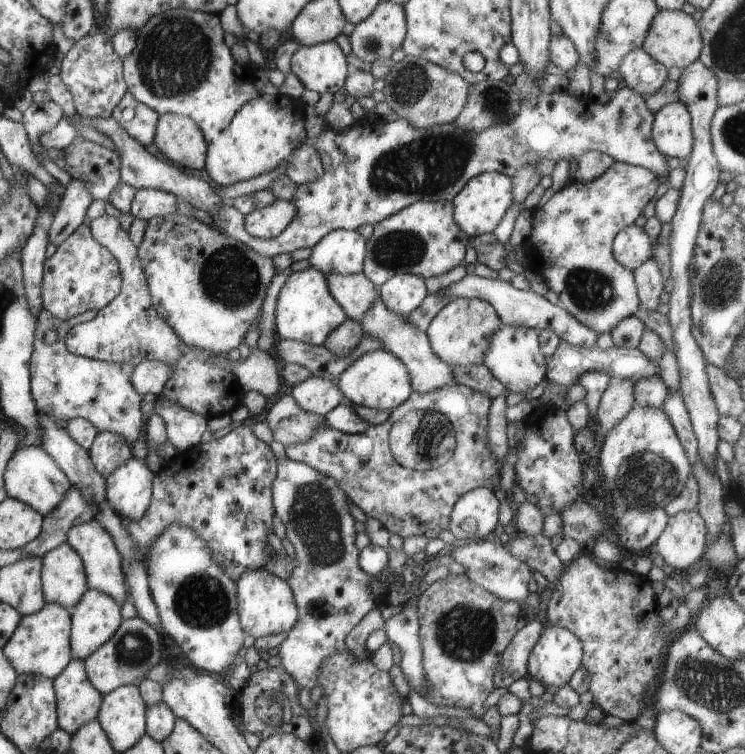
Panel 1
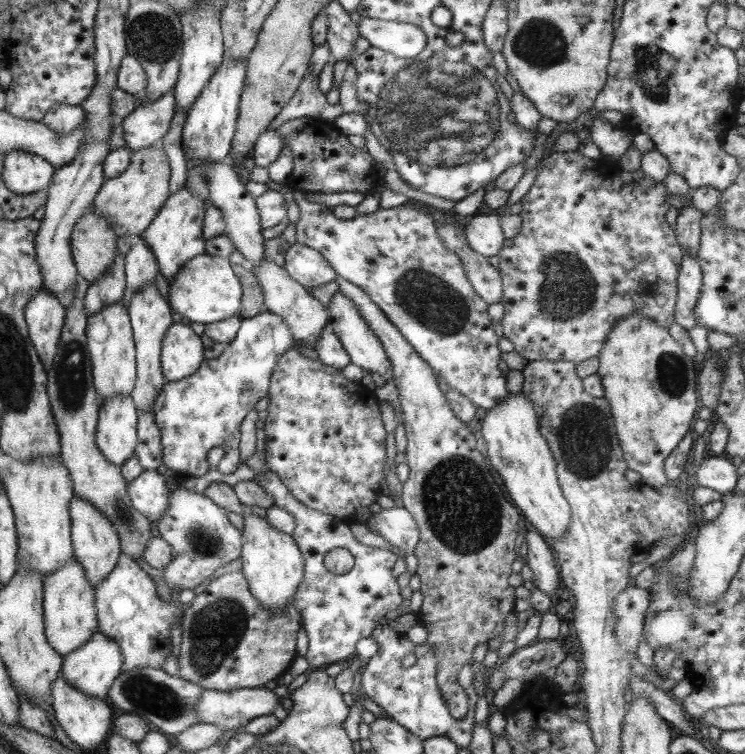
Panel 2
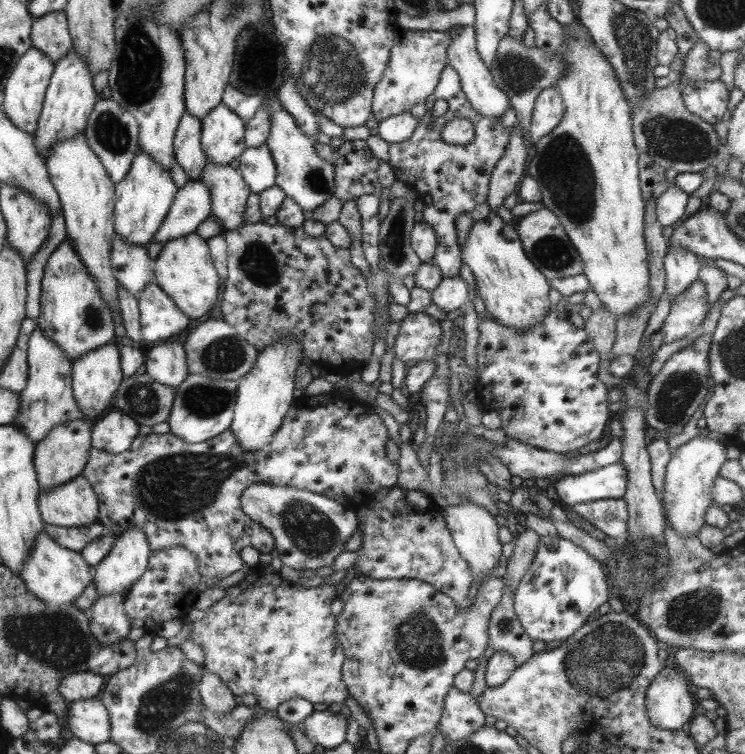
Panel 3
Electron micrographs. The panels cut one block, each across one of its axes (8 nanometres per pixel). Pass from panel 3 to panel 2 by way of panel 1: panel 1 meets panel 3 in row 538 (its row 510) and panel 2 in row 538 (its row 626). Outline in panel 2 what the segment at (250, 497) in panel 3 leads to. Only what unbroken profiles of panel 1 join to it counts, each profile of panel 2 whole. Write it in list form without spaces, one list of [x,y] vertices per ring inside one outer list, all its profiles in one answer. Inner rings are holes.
[[[266,470],[265,474],[254,474],[252,480],[272,498],[272,506],[284,508],[294,522],[290,537],[303,557],[304,575],[293,595],[292,604],[299,612],[308,640],[304,659],[310,670],[350,660],[355,656],[355,642],[370,636],[377,626],[378,618],[400,609],[400,588],[391,576],[391,568],[397,556],[387,547],[359,544],[353,538],[347,523],[325,512],[311,510],[295,500],[273,472]],[[331,548],[349,550],[354,558],[354,565],[349,572],[335,575],[323,567],[323,556]]]

